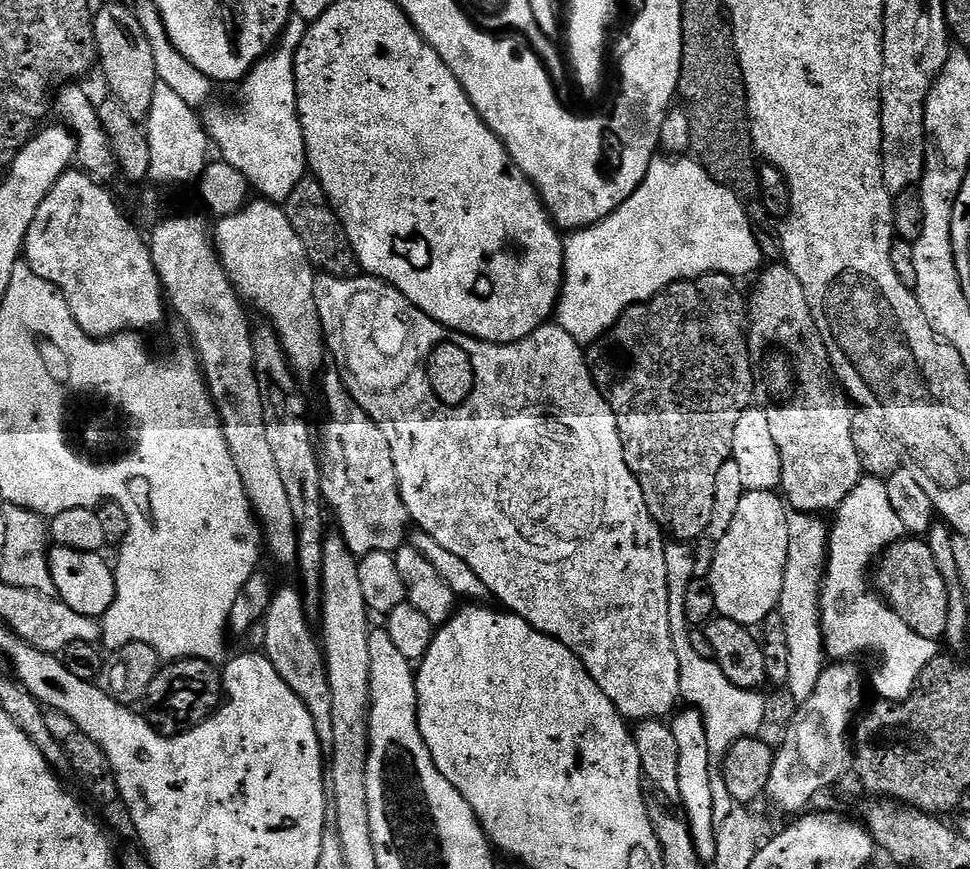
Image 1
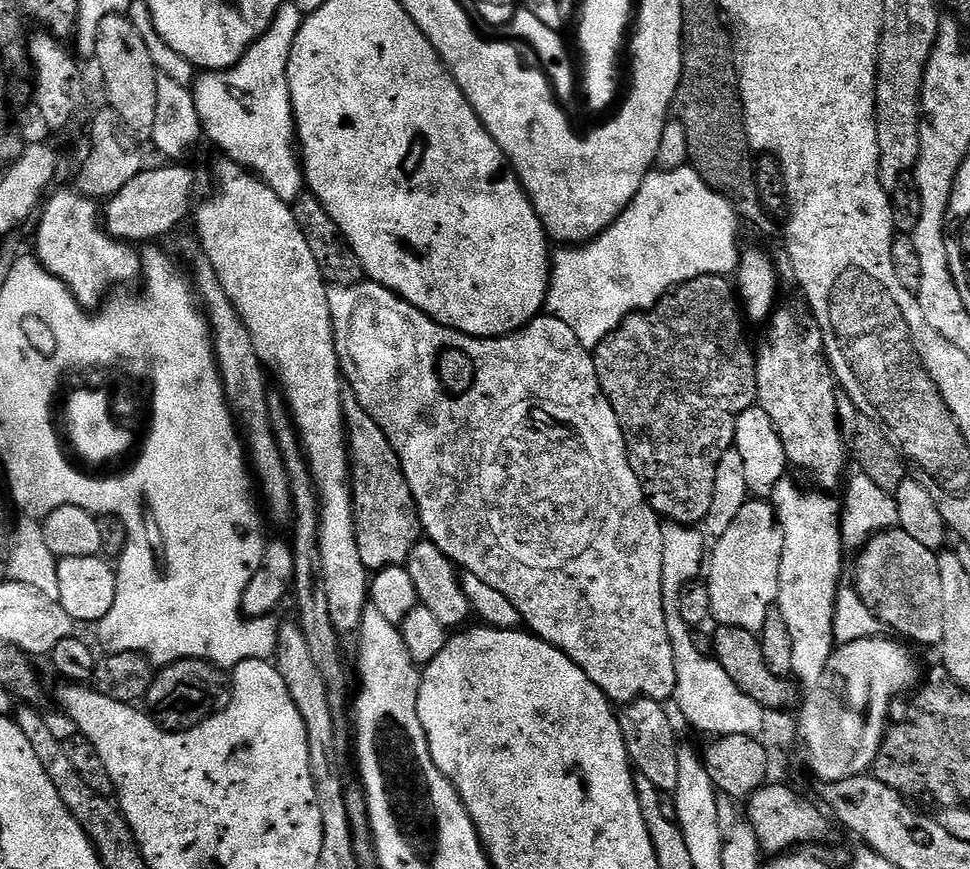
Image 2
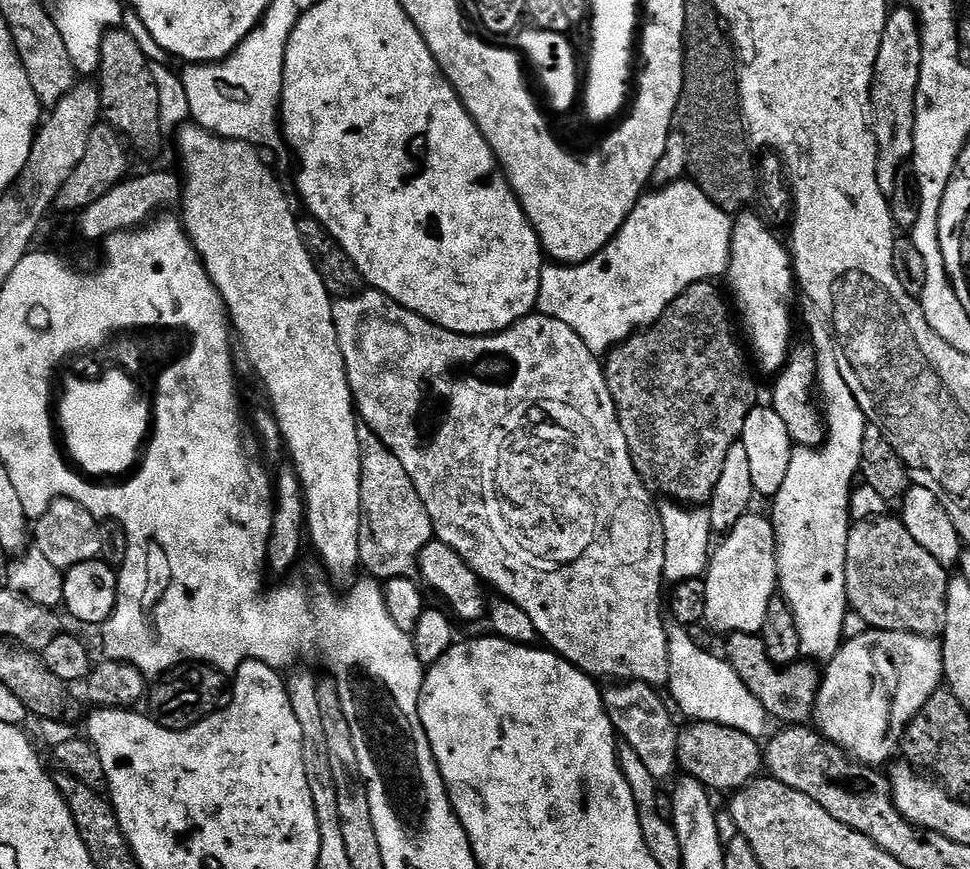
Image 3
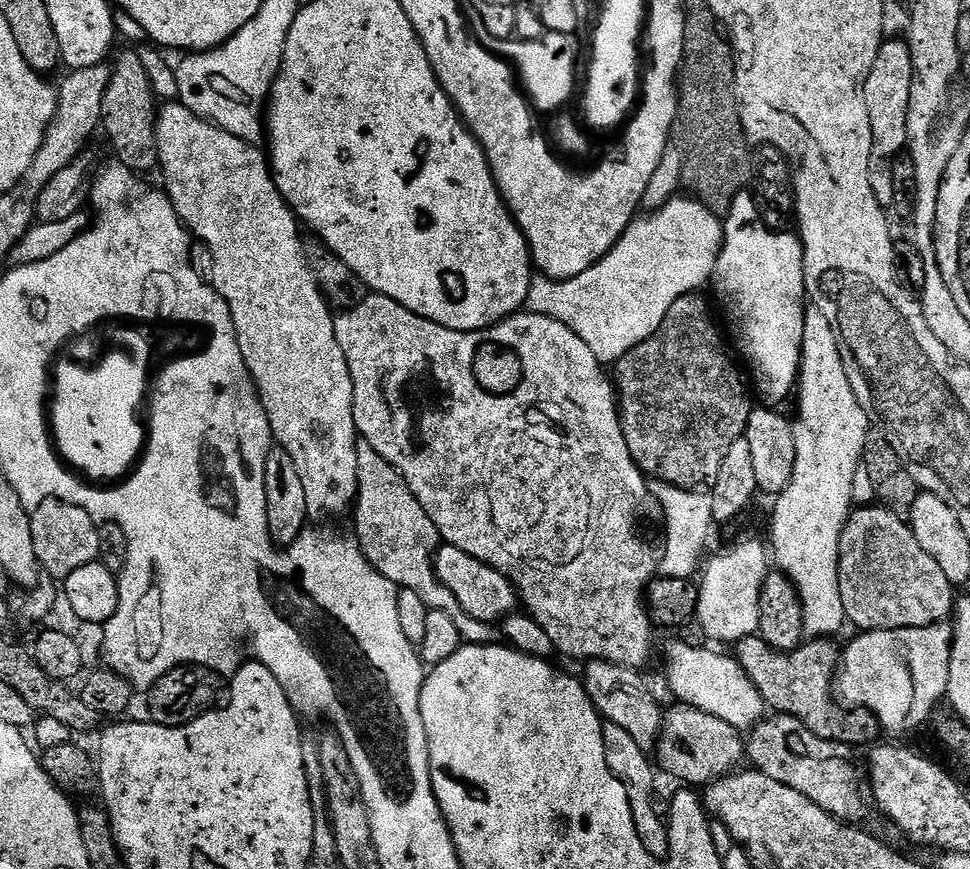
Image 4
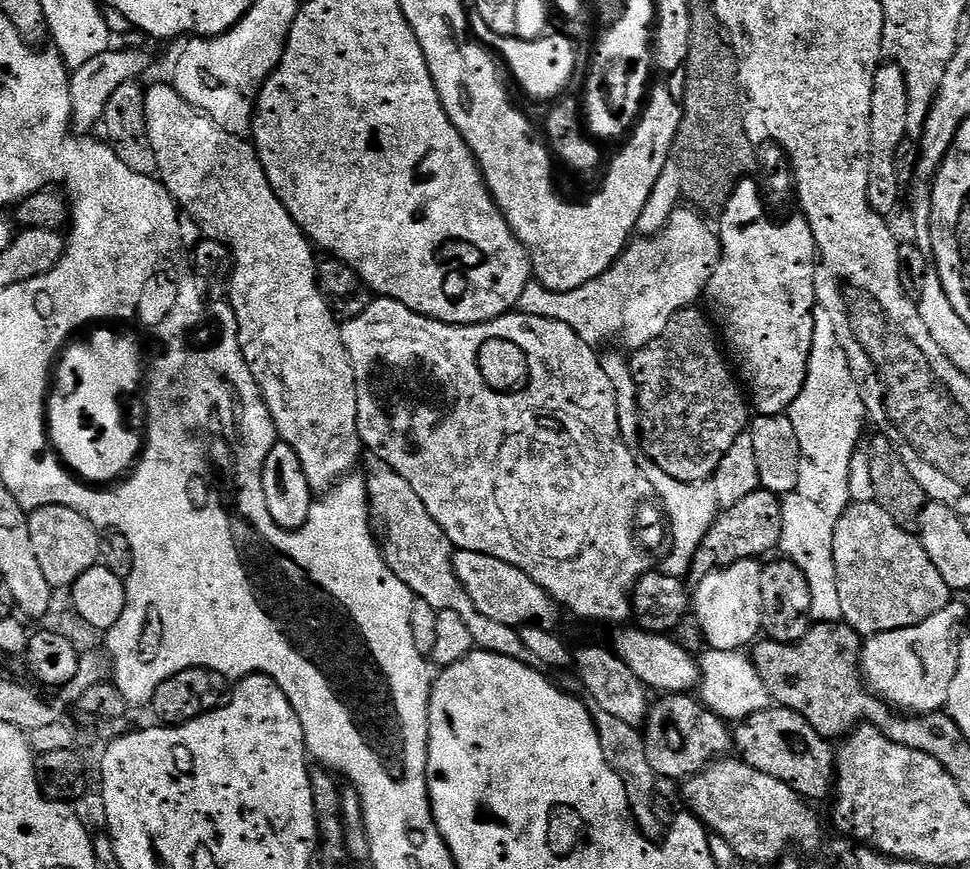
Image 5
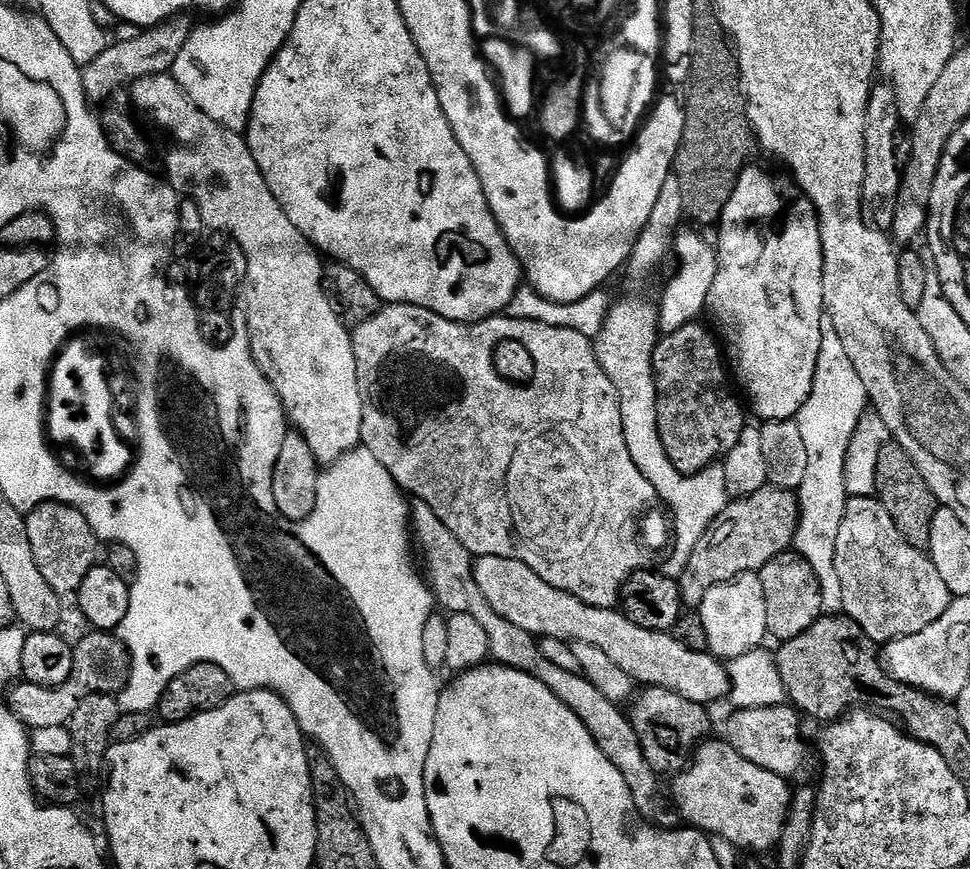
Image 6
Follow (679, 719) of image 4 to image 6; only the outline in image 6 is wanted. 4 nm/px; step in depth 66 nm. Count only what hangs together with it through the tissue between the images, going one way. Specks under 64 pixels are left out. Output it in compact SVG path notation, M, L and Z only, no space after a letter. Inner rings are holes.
M645 687L643 690L637 691L630 704L630 721L648 765L658 774L664 774L664 772L675 774L679 772L688 763L697 745L709 735L708 712L709 709L705 705L690 702L690 698L682 698L682 694L674 694L665 688Z

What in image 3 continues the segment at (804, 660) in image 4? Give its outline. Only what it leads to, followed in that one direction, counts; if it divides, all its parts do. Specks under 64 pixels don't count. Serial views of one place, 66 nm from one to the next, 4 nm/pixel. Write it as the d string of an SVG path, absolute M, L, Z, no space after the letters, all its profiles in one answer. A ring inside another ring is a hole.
M734 632L727 637L724 644L723 659L742 678L746 690L762 702L769 717L773 721L781 720L779 723L784 726L804 726L813 719L816 707L816 695L820 689L822 672L815 663L797 662L787 666L778 666L770 662L766 654L766 646L762 638L755 632Z

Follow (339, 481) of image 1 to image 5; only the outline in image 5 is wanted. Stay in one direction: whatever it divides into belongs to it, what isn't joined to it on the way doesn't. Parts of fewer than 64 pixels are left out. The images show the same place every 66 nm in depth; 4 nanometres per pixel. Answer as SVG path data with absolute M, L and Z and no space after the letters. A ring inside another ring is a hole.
M372 454L367 458L370 516L382 541L384 561L394 570L394 574L398 574L398 578L402 578L402 582L410 586L412 595L419 603L430 605L435 612L450 610L453 614L460 615L462 622L466 622L470 629L473 645L479 651L502 654L502 658L514 658L532 668L540 668L537 655L530 654L517 629L502 622L494 622L494 618L486 618L486 614L478 612L474 602L470 600L470 594L466 594L462 582L458 582L458 574L452 561L454 549L450 538L446 538L442 526L438 526L438 522L430 518L430 510L422 506L422 498L414 494L410 482L406 482L406 478L402 478L376 455Z

